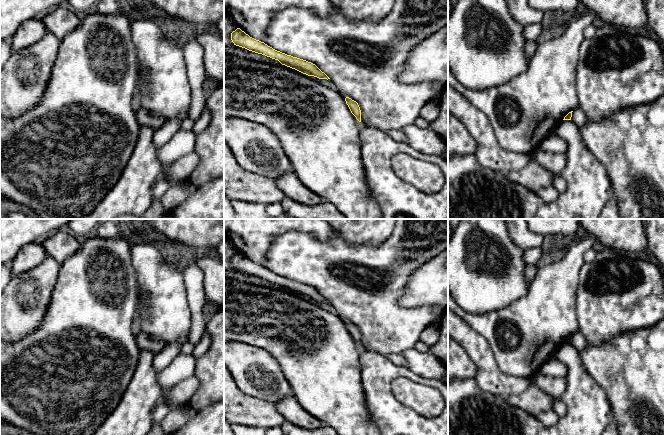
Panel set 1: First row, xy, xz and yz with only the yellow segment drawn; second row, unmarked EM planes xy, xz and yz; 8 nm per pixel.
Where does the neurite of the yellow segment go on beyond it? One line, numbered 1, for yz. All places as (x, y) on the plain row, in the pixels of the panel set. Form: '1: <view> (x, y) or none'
1: none

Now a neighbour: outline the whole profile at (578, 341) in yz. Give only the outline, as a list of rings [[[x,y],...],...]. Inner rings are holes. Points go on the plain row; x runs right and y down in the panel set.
[[[578,331],[572,336],[572,341],[571,344],[578,350],[578,351],[583,351],[588,344],[588,341],[586,338],[583,336],[583,334]]]

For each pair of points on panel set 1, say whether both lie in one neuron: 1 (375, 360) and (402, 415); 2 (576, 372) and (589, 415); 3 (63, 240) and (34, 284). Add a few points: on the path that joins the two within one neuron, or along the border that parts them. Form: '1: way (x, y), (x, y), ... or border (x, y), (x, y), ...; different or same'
1: way (377, 374), (377, 390), (388, 401); same
2: way (578, 383), (587, 404); same
3: border (47, 254), (60, 265); different

